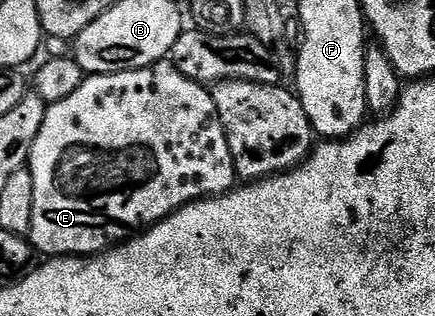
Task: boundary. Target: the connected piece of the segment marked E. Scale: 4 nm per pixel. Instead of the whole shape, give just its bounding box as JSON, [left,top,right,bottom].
[28,64,236,256]

